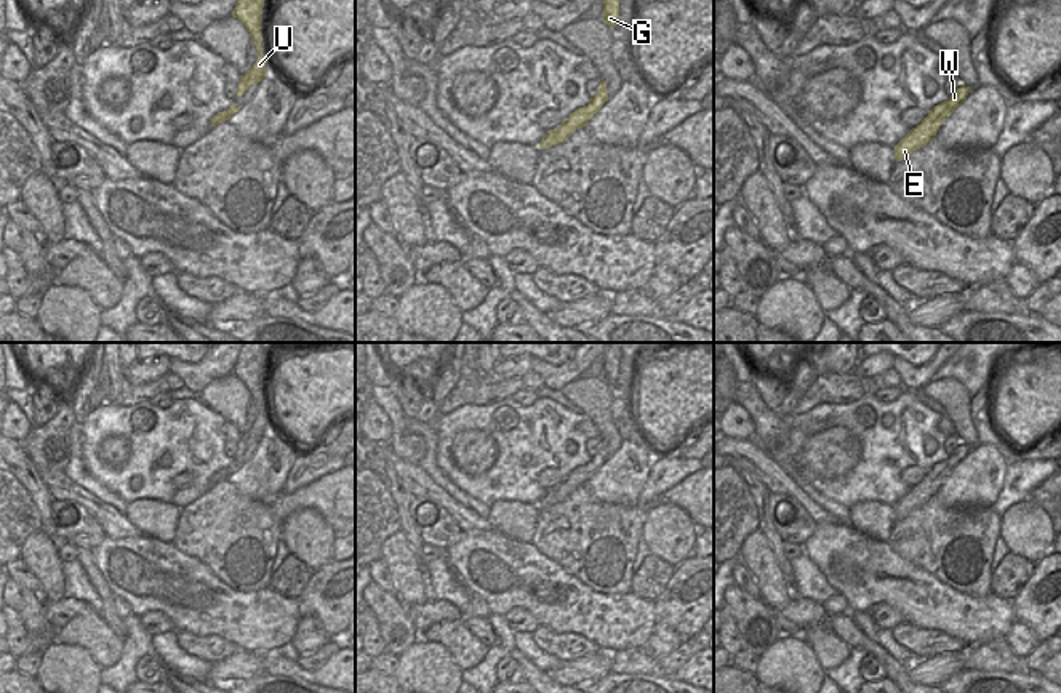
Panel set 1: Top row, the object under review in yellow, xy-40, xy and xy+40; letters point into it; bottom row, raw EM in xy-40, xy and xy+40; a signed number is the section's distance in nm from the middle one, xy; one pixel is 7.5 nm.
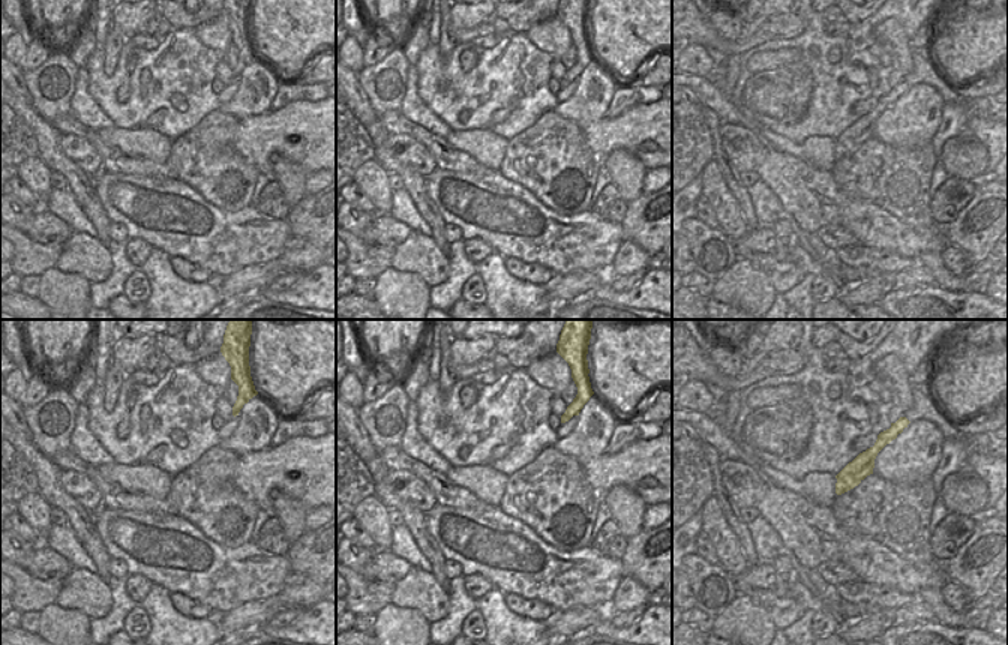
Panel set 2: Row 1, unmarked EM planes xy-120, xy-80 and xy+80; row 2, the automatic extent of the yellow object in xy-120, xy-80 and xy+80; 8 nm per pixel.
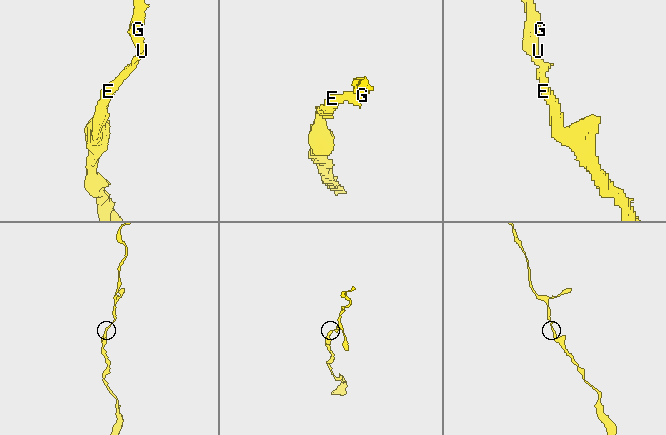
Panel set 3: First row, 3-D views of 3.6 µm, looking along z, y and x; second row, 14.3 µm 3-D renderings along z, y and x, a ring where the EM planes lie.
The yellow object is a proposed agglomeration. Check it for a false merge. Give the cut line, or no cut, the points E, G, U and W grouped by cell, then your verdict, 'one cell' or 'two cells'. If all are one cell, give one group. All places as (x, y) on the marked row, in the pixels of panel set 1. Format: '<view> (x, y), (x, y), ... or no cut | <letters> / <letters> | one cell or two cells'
no cut | E G U W | one cell

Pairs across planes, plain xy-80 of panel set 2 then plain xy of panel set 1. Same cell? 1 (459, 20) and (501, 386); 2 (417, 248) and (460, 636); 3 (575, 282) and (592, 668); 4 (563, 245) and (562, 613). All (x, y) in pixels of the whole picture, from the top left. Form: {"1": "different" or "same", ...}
{"1": "different", "2": "same", "3": "same", "4": "same"}

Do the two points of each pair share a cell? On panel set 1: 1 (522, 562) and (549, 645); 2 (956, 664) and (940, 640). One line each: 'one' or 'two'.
1: two
2: two

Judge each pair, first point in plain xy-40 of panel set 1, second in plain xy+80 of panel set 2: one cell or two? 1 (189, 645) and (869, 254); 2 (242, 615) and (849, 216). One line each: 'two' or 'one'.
1: one
2: one

